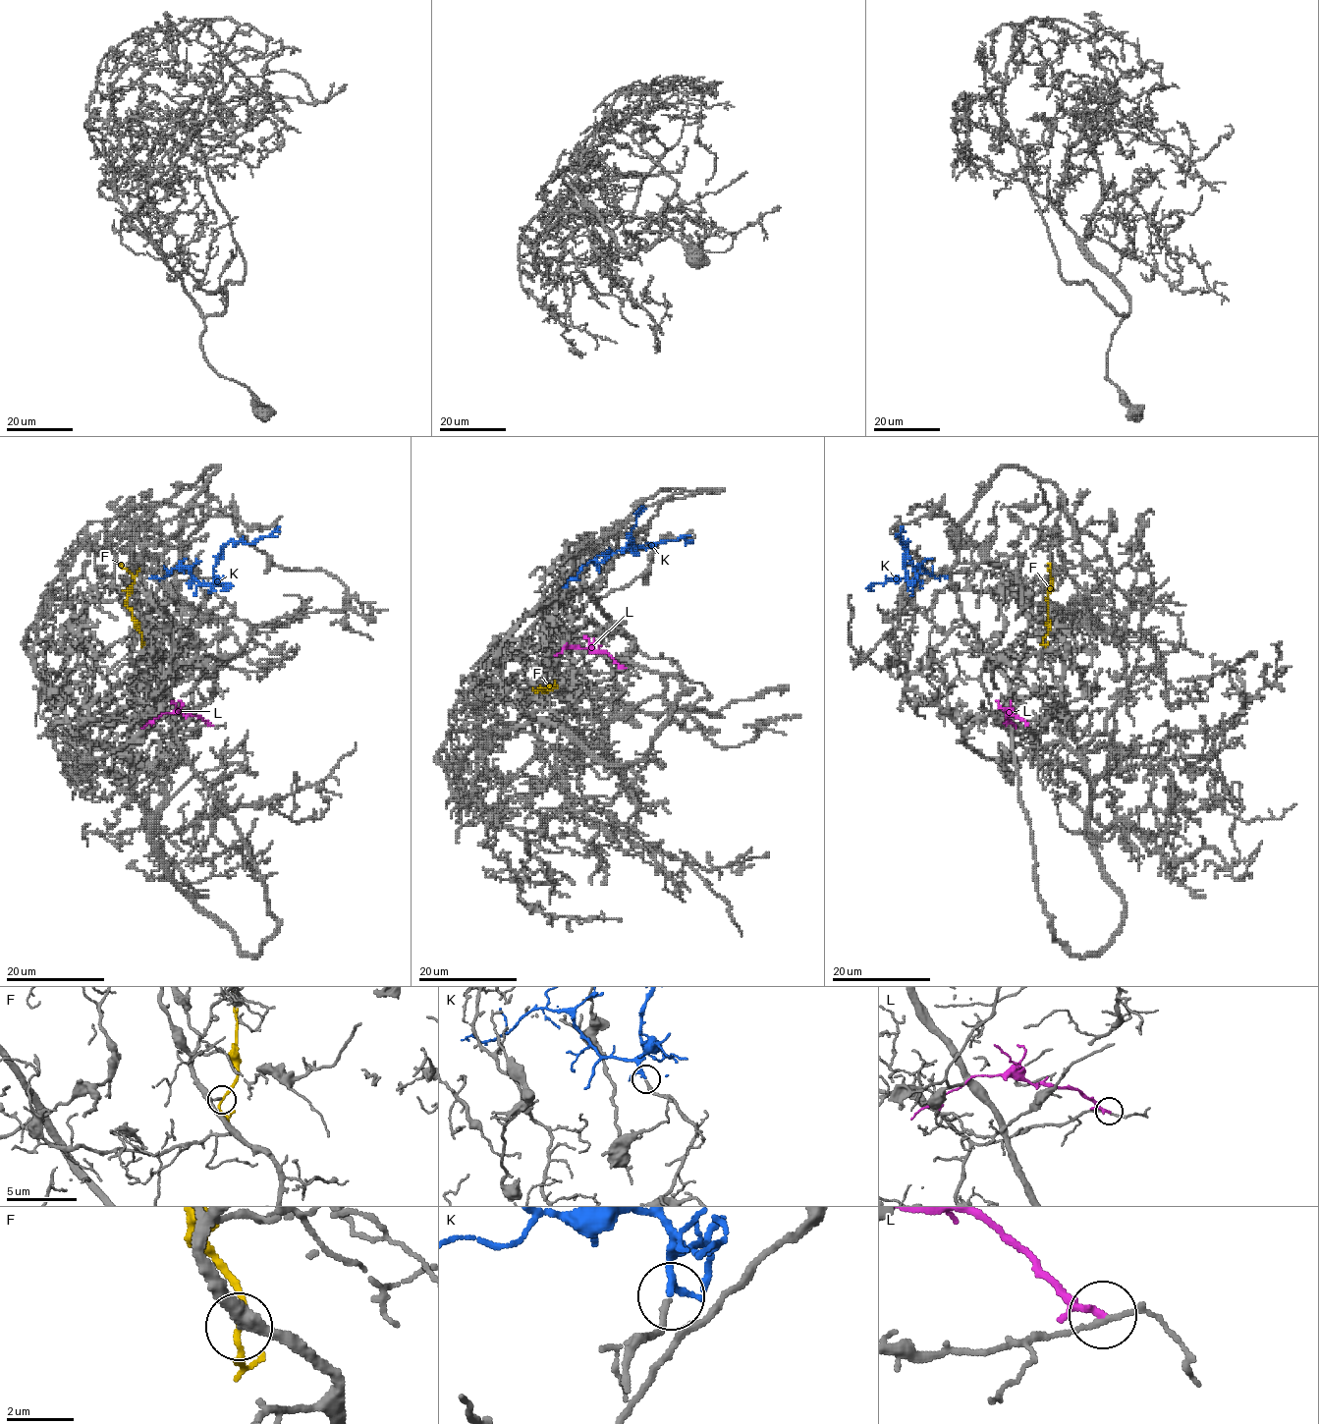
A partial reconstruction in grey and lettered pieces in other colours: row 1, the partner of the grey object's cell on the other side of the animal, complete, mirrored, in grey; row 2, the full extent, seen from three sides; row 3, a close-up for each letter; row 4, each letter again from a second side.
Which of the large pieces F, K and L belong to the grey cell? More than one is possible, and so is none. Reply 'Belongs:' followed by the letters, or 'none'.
Belongs: K

